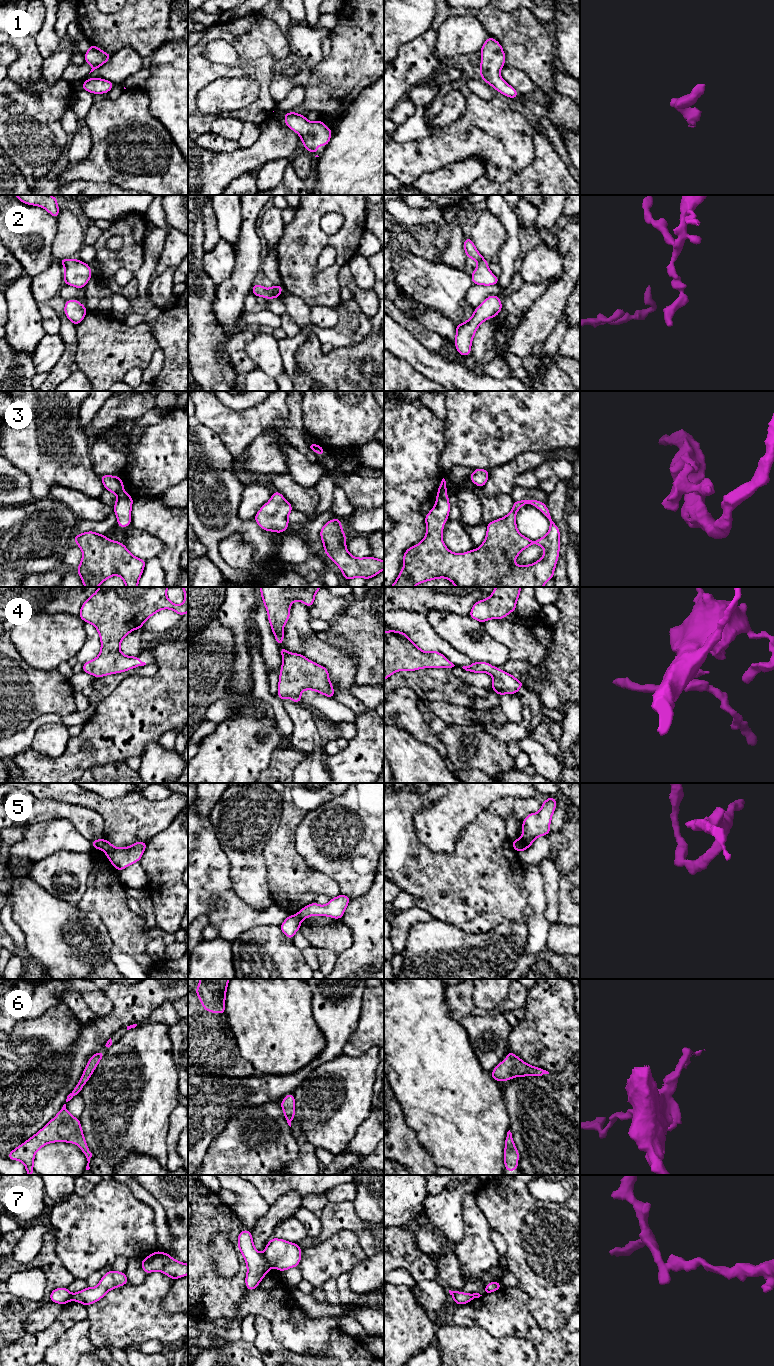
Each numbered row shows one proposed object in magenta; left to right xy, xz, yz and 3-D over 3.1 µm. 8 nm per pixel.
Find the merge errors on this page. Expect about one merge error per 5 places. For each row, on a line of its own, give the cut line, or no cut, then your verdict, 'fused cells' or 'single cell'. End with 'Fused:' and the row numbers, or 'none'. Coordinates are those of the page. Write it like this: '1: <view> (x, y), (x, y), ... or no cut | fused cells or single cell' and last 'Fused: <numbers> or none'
1: no cut | single cell
2: no cut | single cell
3: yz (444, 492), (438, 494) | fused cells
4: no cut | single cell
5: xy (105, 840), (101, 849) | fused cells
6: no cut | single cell
7: xz (263, 1256), (271, 1266) | fused cells
Fused: 3, 5, 7

